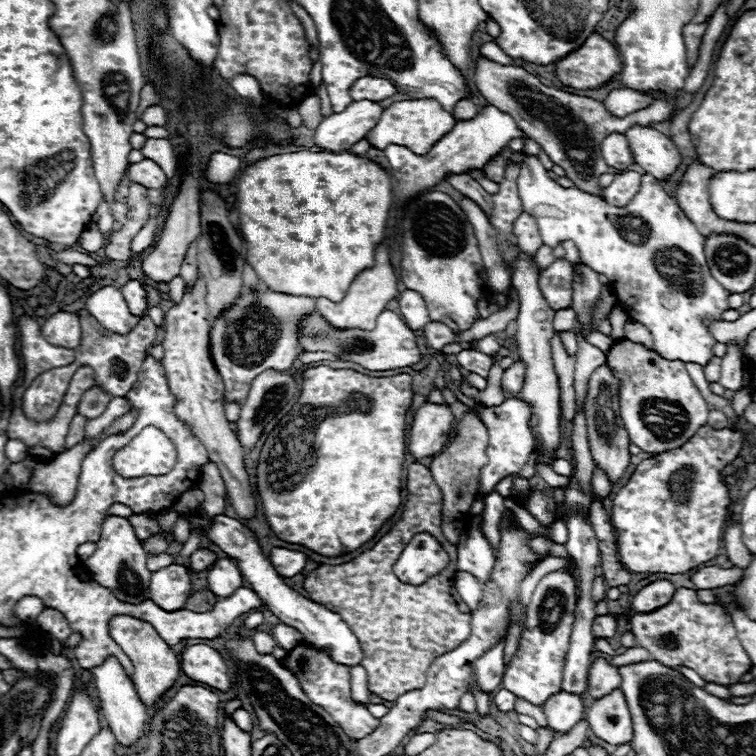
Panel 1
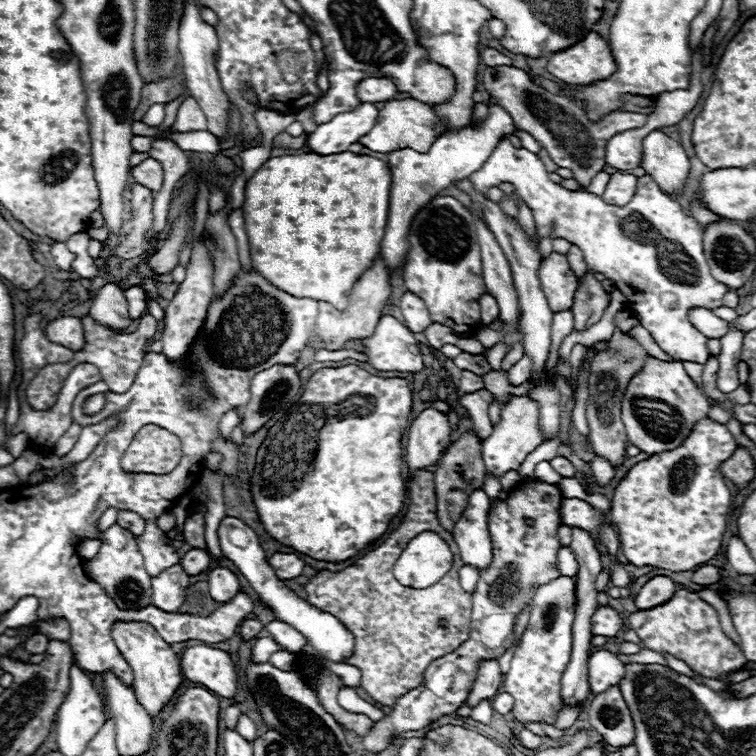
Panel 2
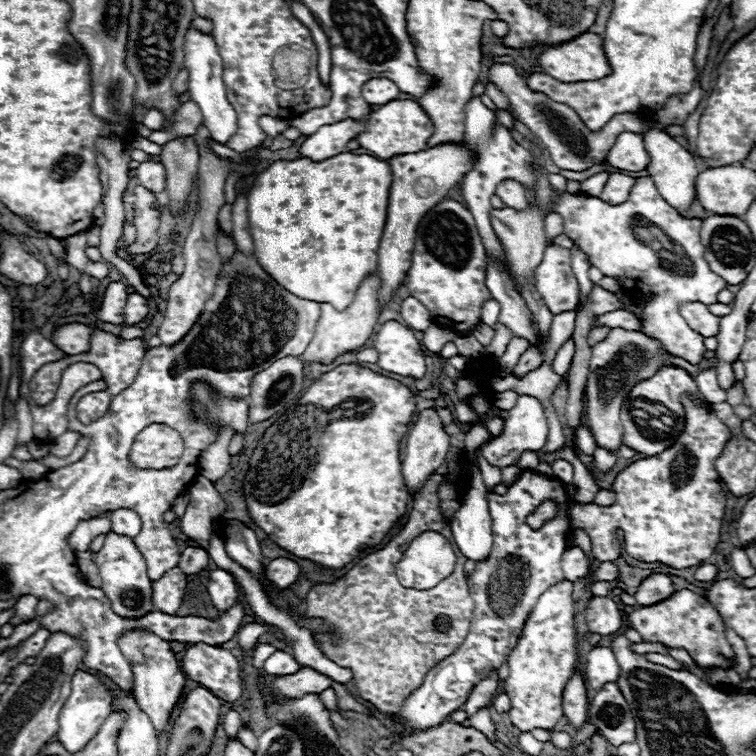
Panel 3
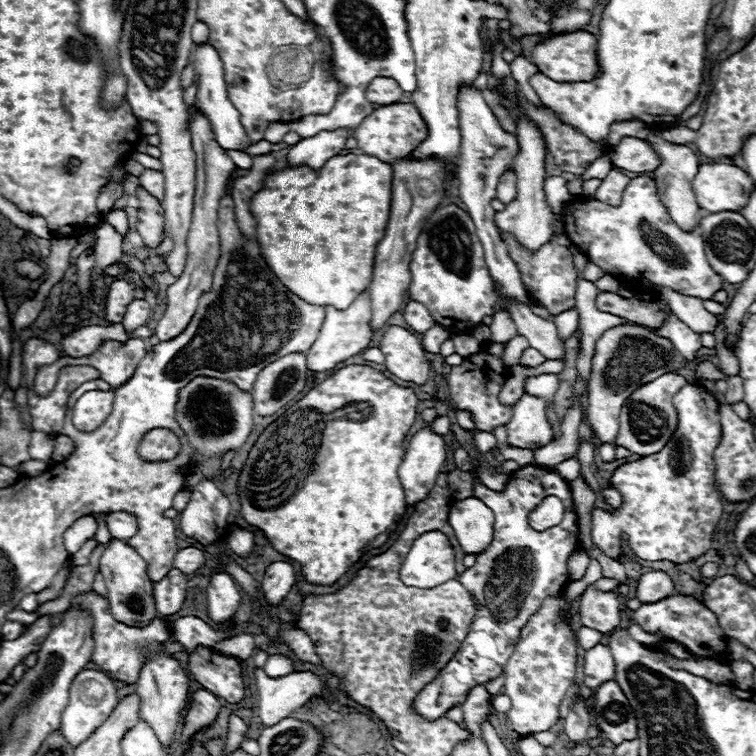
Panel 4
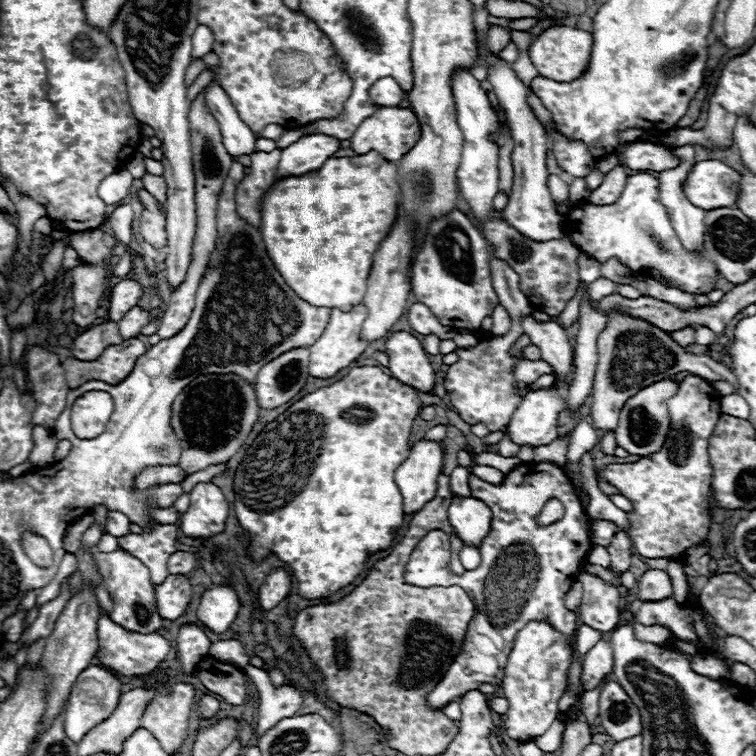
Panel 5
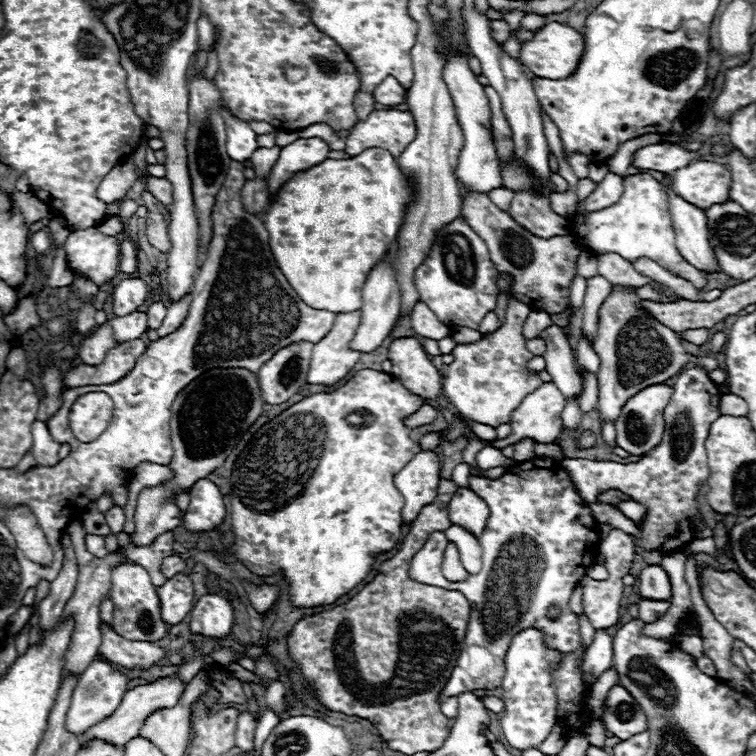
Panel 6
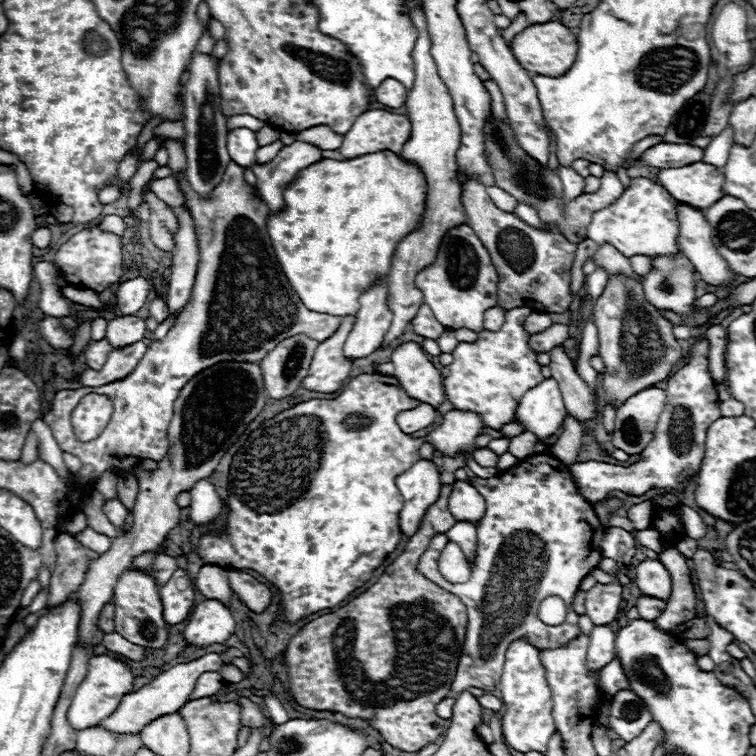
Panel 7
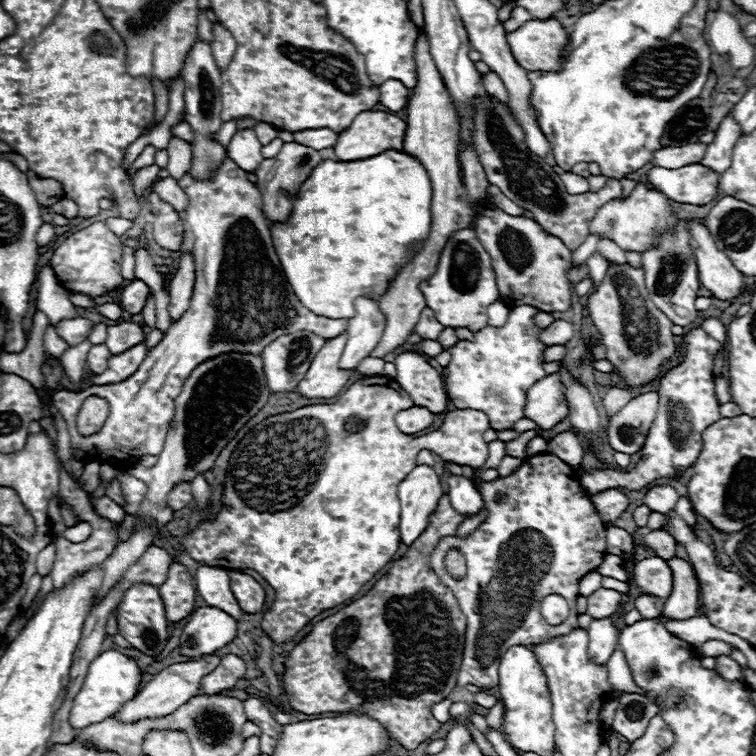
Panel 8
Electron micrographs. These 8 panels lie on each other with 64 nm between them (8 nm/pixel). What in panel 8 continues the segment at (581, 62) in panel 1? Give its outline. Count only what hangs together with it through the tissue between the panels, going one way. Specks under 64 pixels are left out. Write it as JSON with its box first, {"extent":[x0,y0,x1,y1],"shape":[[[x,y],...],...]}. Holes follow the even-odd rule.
{"extent":[508,18,568,72],"shape":[[[554,18],[530,20],[508,36],[510,52],[528,72],[558,72],[564,66],[568,32]]]}

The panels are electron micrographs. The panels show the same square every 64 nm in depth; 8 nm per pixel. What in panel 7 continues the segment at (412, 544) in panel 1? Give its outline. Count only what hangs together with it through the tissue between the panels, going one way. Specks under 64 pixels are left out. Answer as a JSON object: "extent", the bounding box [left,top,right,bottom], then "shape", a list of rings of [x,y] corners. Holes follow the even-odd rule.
{"extent":[418,454,604,692],"shape":[[[534,454],[528,460],[518,462],[506,472],[500,472],[494,478],[472,478],[470,484],[482,494],[486,500],[486,514],[478,524],[478,558],[476,566],[472,570],[472,576],[468,582],[462,584],[452,584],[444,580],[444,576],[438,570],[438,558],[442,554],[448,538],[446,534],[436,534],[430,540],[430,546],[418,560],[418,572],[432,580],[434,584],[442,586],[444,590],[460,596],[468,608],[468,628],[466,628],[466,640],[462,646],[462,656],[452,680],[450,690],[452,692],[464,692],[468,686],[482,688],[482,690],[494,690],[498,686],[500,676],[502,676],[502,666],[504,666],[504,654],[512,640],[518,640],[520,636],[528,636],[532,644],[538,648],[560,648],[574,640],[580,634],[578,628],[578,614],[570,608],[574,594],[578,592],[580,580],[590,574],[602,560],[600,544],[604,538],[604,526],[600,524],[594,508],[590,502],[586,502],[580,494],[578,488],[572,480],[572,474],[568,468],[556,460],[552,454]],[[548,596],[560,596],[566,606],[566,620],[558,626],[548,626],[538,618],[538,608],[540,602]]]}

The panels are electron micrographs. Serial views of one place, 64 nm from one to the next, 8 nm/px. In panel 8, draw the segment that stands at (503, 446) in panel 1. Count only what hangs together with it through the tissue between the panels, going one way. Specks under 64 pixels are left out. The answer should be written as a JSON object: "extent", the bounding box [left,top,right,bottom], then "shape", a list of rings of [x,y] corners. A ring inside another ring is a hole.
{"extent":[524,374,568,430],"shape":[[[558,374],[544,376],[526,392],[524,418],[530,418],[538,424],[540,430],[550,430],[562,422],[568,414],[564,400],[564,386]]]}

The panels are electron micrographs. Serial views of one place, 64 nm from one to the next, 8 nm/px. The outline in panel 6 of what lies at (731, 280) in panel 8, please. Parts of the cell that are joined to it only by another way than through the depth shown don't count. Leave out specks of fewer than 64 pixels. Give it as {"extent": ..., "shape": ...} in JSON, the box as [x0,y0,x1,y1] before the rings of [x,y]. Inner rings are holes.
{"extent":[668,186,718,272],"shape":[[[668,186],[668,210],[672,214],[674,230],[676,230],[676,246],[680,254],[696,268],[708,268],[708,272],[718,272],[718,262],[708,242],[708,220],[702,208],[686,202],[678,194],[674,194]]]}

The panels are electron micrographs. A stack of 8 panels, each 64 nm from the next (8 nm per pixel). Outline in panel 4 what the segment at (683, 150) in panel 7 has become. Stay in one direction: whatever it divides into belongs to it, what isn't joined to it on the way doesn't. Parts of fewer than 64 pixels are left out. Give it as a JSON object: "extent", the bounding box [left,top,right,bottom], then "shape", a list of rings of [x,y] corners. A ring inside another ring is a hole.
{"extent":[608,136,660,172],"shape":[[[626,136],[616,146],[612,146],[608,156],[614,166],[630,172],[648,172],[660,164],[656,152],[652,152],[644,140],[632,136]]]}

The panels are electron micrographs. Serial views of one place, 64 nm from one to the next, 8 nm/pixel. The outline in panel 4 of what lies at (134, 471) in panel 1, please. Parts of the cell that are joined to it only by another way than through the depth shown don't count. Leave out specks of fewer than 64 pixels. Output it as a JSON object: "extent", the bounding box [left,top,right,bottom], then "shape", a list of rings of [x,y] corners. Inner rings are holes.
{"extent":[138,428,172,462],"shape":[[[154,428],[142,438],[138,446],[138,454],[146,462],[164,462],[164,434],[172,434],[172,430]]]}

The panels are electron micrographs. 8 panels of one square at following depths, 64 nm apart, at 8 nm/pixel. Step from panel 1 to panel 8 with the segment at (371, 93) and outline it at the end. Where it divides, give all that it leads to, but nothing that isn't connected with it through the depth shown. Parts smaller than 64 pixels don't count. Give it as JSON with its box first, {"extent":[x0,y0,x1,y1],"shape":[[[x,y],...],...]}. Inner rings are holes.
{"extent":[378,80,410,112],"shape":[[[386,80],[384,84],[378,86],[378,90],[380,90],[380,102],[392,112],[398,112],[408,104],[410,90],[398,80]]]}

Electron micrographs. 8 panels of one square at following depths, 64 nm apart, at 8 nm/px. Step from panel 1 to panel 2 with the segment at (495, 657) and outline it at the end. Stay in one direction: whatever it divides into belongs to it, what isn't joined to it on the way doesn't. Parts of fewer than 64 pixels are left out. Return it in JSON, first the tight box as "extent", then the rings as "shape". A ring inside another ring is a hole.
{"extent":[468,658,502,706],"shape":[[[498,658],[496,660],[482,660],[480,662],[480,668],[478,668],[478,676],[476,676],[476,682],[472,686],[472,692],[468,694],[468,704],[470,706],[476,706],[480,700],[490,700],[502,686],[502,670],[500,670],[500,664],[498,664]]]}

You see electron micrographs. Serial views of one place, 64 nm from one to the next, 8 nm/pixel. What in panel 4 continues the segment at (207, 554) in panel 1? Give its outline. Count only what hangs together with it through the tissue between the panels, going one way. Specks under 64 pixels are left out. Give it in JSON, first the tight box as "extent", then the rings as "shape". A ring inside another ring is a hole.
{"extent":[174,546,206,574],"shape":[[[190,546],[190,548],[182,548],[176,558],[174,558],[174,568],[178,568],[184,574],[192,574],[198,568],[202,568],[206,564],[206,556],[202,550]]]}

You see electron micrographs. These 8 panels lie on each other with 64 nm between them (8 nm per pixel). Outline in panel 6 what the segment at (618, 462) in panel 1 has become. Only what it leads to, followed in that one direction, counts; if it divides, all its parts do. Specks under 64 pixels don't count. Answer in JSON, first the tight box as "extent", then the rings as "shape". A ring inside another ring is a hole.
{"extent":[594,290,718,422],"shape":[[[614,290],[598,312],[598,334],[594,340],[594,350],[600,356],[598,378],[598,404],[596,410],[602,422],[614,422],[620,416],[622,406],[636,392],[646,386],[666,382],[668,378],[682,372],[686,366],[702,366],[708,374],[718,368],[714,356],[694,356],[682,348],[682,340],[670,328],[652,320],[646,312],[640,312],[636,302],[640,298],[632,292]]]}

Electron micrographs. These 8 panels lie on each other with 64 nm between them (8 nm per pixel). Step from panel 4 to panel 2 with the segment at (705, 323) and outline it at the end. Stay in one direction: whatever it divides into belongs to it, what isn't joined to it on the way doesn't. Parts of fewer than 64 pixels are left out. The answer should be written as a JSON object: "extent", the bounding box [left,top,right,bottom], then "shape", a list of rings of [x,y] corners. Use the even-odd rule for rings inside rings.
{"extent":[690,308,728,340],"shape":[[[694,308],[690,312],[690,316],[692,316],[692,324],[696,324],[696,328],[700,328],[700,332],[704,332],[704,336],[708,336],[708,338],[720,340],[728,332],[728,322],[724,322],[710,310]]]}

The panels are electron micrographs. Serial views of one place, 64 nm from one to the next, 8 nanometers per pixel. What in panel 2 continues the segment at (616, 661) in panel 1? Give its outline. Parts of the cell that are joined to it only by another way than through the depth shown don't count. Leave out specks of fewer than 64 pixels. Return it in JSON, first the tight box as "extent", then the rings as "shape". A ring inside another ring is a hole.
{"extent":[618,648,666,664],"shape":[[[642,648],[636,654],[628,654],[628,656],[626,654],[618,654],[618,660],[624,662],[624,664],[628,664],[628,662],[638,662],[638,664],[666,664],[666,660],[660,654],[656,654],[652,650],[646,650],[646,648]]]}

